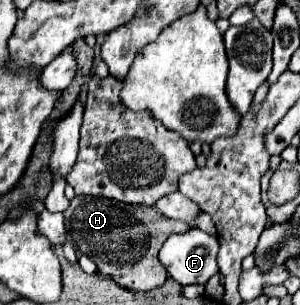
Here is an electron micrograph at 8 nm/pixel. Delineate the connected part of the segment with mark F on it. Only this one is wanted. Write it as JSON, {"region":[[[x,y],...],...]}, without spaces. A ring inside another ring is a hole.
{"region":[[[200,228],[172,234],[160,248],[160,262],[178,284],[206,284],[216,272],[218,238]]]}

